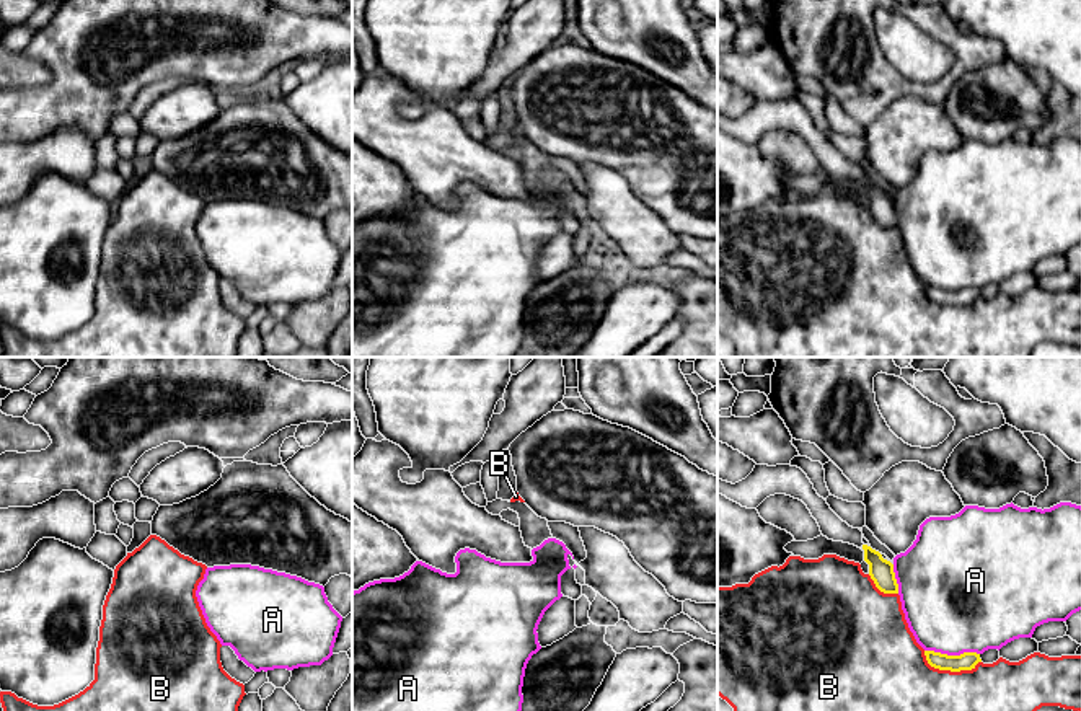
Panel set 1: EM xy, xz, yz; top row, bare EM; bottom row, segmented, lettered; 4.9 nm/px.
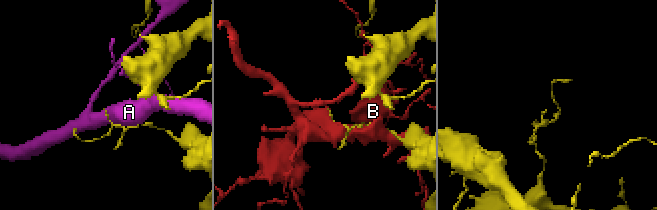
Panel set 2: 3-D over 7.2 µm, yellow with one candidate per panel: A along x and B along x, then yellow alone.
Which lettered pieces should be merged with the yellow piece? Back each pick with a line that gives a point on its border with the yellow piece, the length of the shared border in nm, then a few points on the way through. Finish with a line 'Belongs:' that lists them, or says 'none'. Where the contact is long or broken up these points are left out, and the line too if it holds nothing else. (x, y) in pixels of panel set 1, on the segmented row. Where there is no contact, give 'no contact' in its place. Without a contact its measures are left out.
Belongs: none

